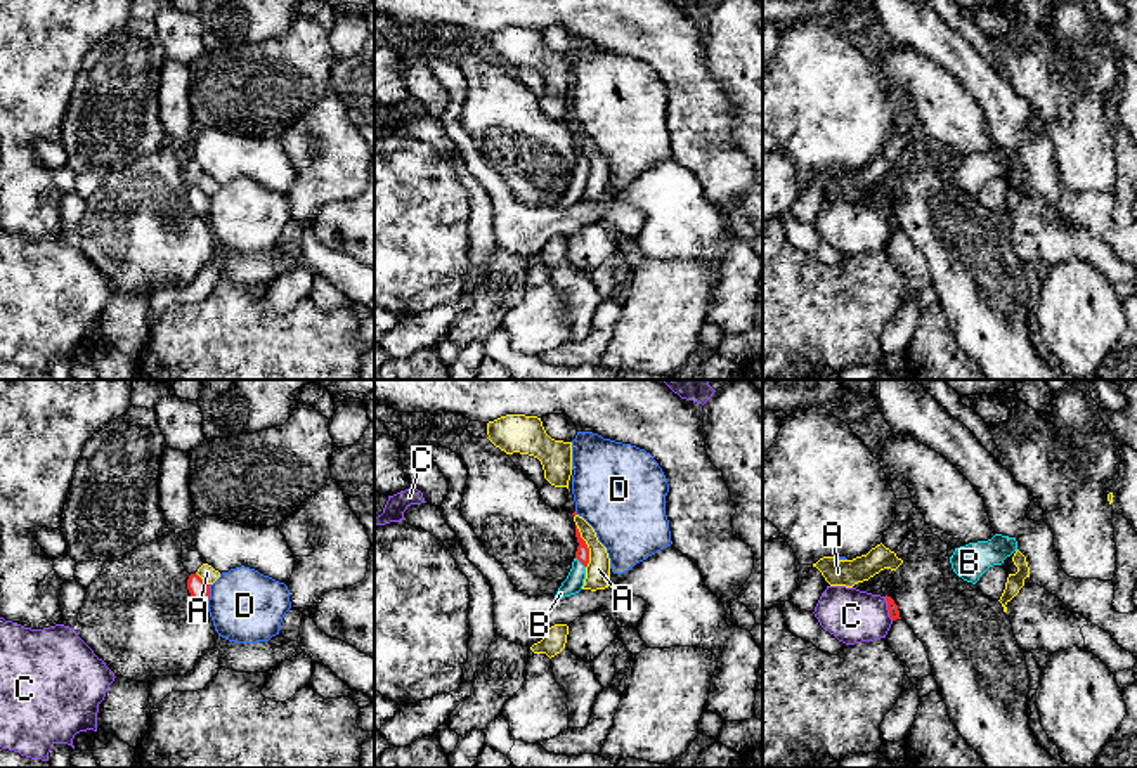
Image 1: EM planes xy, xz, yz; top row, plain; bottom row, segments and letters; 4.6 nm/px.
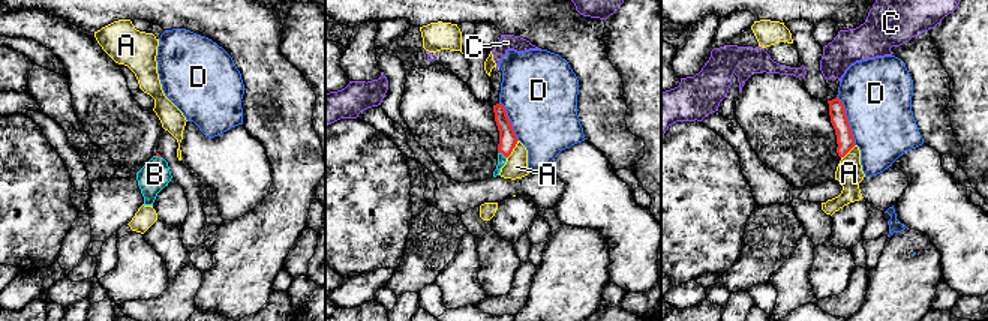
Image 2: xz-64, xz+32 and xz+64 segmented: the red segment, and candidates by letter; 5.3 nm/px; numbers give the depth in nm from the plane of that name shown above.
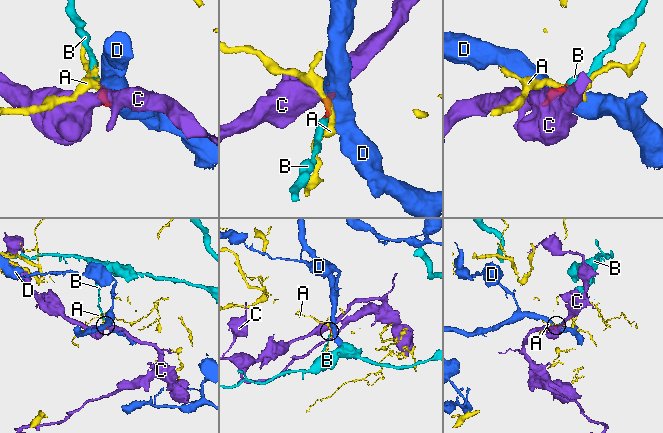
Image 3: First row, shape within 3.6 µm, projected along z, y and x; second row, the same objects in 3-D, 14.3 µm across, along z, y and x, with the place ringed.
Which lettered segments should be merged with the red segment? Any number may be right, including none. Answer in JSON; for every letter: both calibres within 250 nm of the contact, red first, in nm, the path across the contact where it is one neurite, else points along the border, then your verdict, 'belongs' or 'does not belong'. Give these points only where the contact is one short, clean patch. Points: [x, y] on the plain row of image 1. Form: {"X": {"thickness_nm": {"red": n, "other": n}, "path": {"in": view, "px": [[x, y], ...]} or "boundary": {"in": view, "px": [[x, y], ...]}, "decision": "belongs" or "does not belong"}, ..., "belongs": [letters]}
{"A": {"thickness_nm": {"red": 60, "other": 110}, "boundary": {"in": "xz", "px": [[576, 136], [588, 160], [586, 179]]}, "decision": "does not belong"}, "B": {"thickness_nm": {"red": 60, "other": 90}, "path": {"in": "xz", "px": [[583, 163], [579, 172], [574, 193]]}, "decision": "belongs"}, "C": {"thickness_nm": {"red": 50, "other": 240}, "boundary": {"in": "yz", "px": [[884, 208], [888, 226], [893, 231]]}, "decision": "does not belong"}, "D": {"thickness_nm": {"red": 90, "other": 340}, "boundary": {"in": "xy", "px": [[210, 196], [207, 217]]}, "decision": "does not belong"}, "belongs": ["B"]}

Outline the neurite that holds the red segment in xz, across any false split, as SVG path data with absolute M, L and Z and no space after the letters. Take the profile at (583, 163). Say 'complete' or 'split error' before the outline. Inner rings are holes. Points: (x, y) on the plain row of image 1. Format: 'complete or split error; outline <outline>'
split error; outline M575 137L575 149L577 149L579 158L577 158L577 163L575 163L575 170L572 173L572 180L570 180L567 191L562 194L562 198L558 199L558 203L555 206L558 210L575 206L584 198L586 179L589 175L589 159L586 156L586 153L581 149L577 137Z

